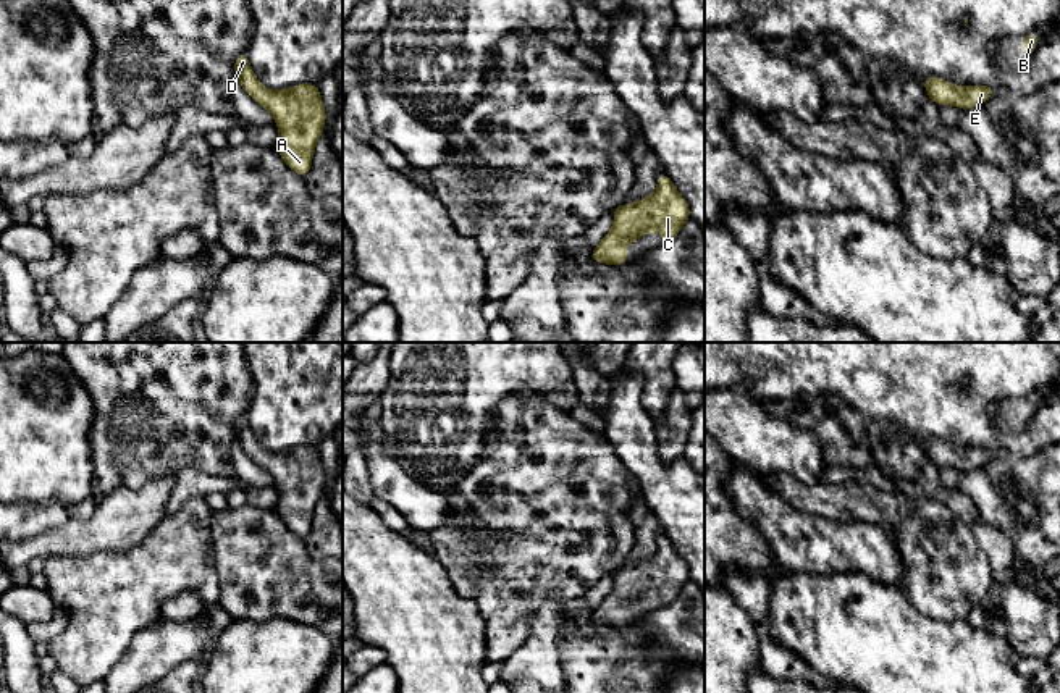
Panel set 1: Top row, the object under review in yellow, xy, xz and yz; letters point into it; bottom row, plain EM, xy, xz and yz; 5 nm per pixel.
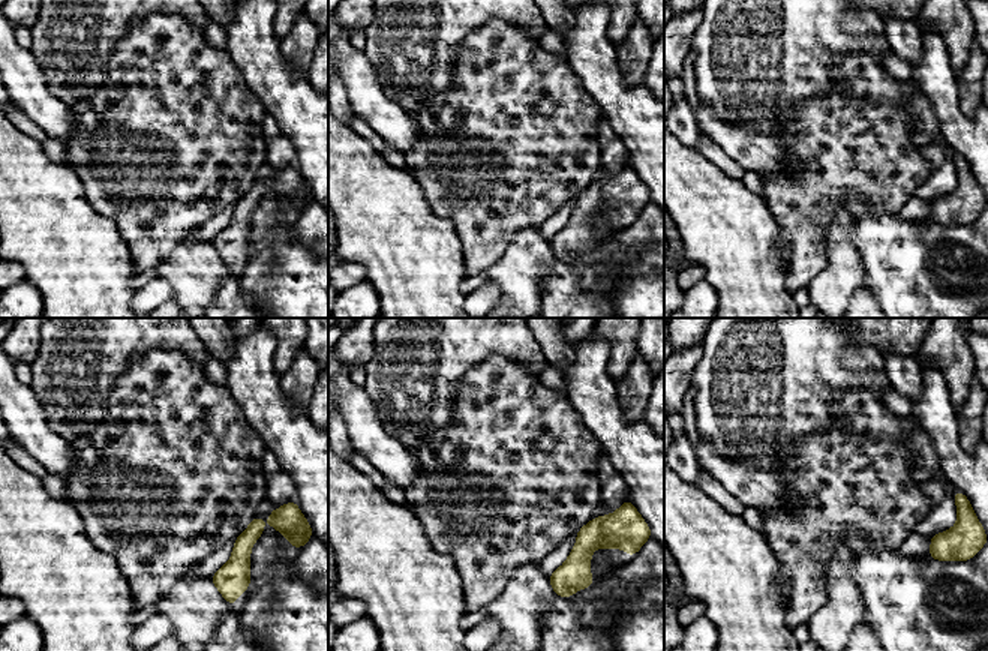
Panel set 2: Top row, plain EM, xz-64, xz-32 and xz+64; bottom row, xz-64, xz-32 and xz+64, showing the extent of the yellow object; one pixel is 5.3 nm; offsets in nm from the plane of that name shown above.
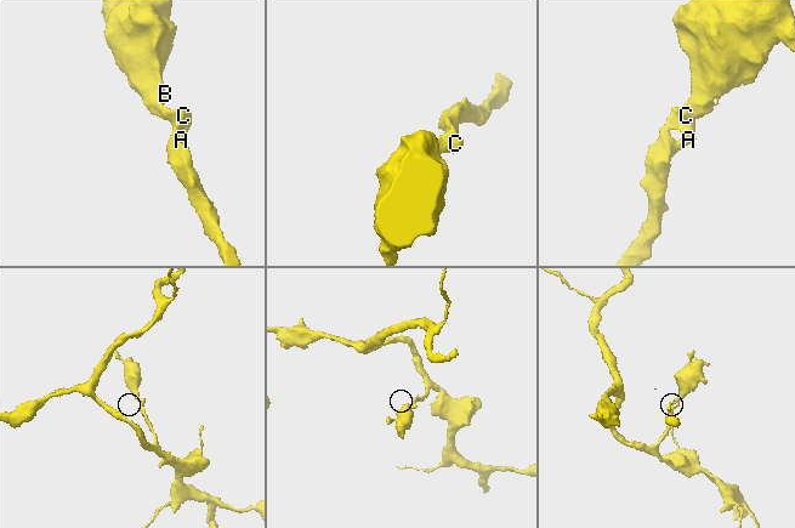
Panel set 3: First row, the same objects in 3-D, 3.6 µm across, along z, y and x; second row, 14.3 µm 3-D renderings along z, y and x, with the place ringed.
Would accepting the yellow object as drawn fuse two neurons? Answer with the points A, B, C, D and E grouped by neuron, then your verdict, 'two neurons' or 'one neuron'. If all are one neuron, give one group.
A B C D E | one neuron

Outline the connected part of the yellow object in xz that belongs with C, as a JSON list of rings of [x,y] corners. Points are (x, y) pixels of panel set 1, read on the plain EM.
[[[662,533],[651,557],[640,564],[616,569],[612,577],[616,585],[595,607],[591,622],[617,628],[627,625],[625,609],[646,594],[659,594],[664,604],[675,599],[685,583],[690,582],[690,569]]]

